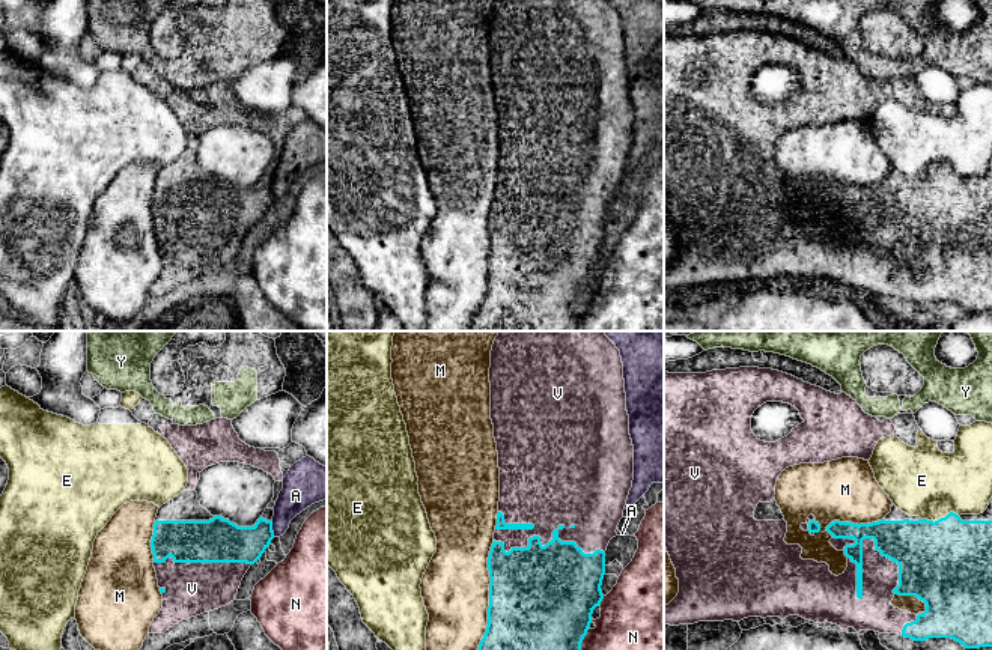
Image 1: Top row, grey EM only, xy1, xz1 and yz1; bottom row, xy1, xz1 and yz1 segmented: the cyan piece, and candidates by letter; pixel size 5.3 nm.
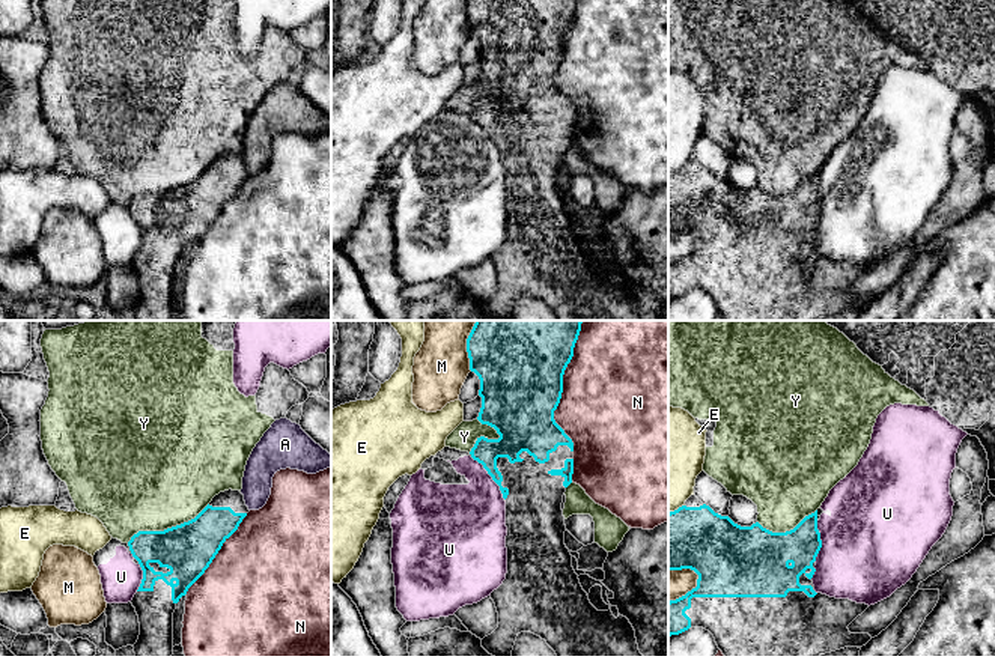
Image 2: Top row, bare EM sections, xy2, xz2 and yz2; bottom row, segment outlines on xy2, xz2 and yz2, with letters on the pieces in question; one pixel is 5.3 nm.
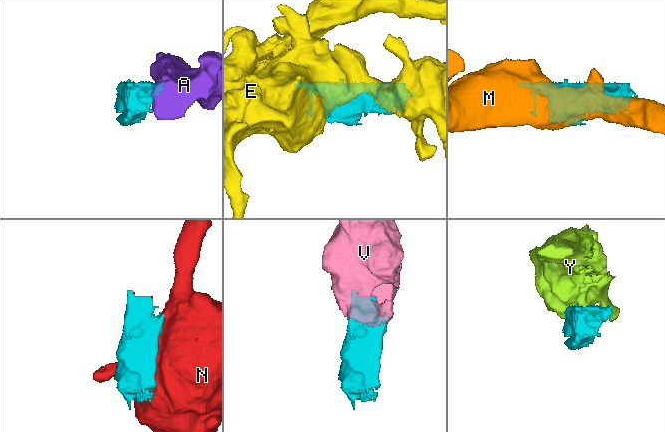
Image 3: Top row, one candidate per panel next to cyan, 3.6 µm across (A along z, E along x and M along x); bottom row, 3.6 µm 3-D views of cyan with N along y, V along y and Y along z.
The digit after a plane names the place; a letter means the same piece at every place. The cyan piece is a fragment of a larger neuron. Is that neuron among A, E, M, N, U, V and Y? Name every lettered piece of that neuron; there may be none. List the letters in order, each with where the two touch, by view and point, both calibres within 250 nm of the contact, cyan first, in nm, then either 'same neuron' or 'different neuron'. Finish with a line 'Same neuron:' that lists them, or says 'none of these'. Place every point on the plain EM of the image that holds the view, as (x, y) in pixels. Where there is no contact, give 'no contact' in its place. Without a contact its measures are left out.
A: xy1 (271, 191) | 200/180 nm | different neuron
E: yz1 (941, 181) | 480/380 nm | different neuron
M: xz1 (489, 267) | 500/360 nm | different neuron
N: xz2 (560, 57) | 440/480 nm | different neuron
U: xz2 (489, 137) | 180/360 nm | different neuron
V: yz1 (893, 223) | 440/190 nm | same neuron
Y: xy2 (167, 191) | 280/500 nm | different neuron
Same neuron: V

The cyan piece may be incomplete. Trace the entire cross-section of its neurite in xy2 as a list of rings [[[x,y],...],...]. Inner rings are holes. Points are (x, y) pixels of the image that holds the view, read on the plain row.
[[[224,153],[191,184],[164,194],[138,194],[128,205],[143,233],[131,266],[140,286],[135,320],[172,320],[173,275],[248,176],[239,153]]]

